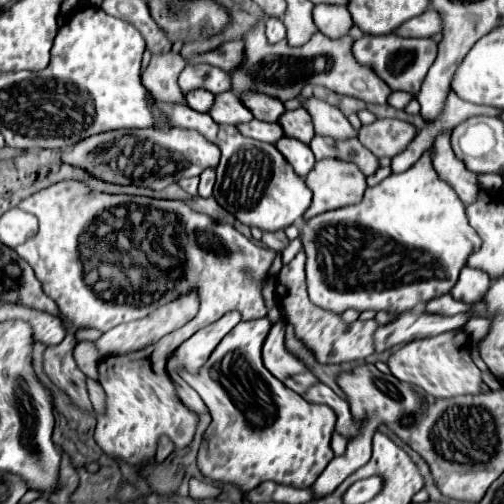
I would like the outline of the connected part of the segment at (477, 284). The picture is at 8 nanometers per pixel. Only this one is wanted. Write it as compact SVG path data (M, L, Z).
M465 266L461 270L461 276L459 276L455 288L451 290L451 296L455 300L465 302L465 304L477 304L485 298L489 284L491 284L491 278L487 274L483 274L481 270Z

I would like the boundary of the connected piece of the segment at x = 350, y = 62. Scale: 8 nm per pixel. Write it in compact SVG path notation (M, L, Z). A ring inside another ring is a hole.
M259 22L249 34L245 36L245 62L235 72L231 72L233 80L233 92L241 96L241 92L247 90L259 90L269 96L277 96L281 102L297 98L309 82L311 86L325 86L337 94L353 96L363 102L371 104L385 104L387 96L391 94L391 88L367 66L359 64L351 52L353 38L327 38L321 32L317 32L305 46L291 48L285 40L279 44L269 44L265 38L265 22Z

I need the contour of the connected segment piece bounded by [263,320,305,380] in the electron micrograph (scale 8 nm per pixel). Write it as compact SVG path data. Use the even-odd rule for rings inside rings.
M279 320L271 326L263 342L263 364L279 380L291 378L305 370L305 366L291 352L287 352L283 344L283 336L285 336L285 322Z

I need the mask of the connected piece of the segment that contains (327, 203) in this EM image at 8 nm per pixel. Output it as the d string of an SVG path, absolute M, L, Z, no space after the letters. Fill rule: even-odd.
M339 158L317 160L305 184L313 192L313 202L303 214L305 220L361 202L367 188L365 174L353 162L343 162Z

